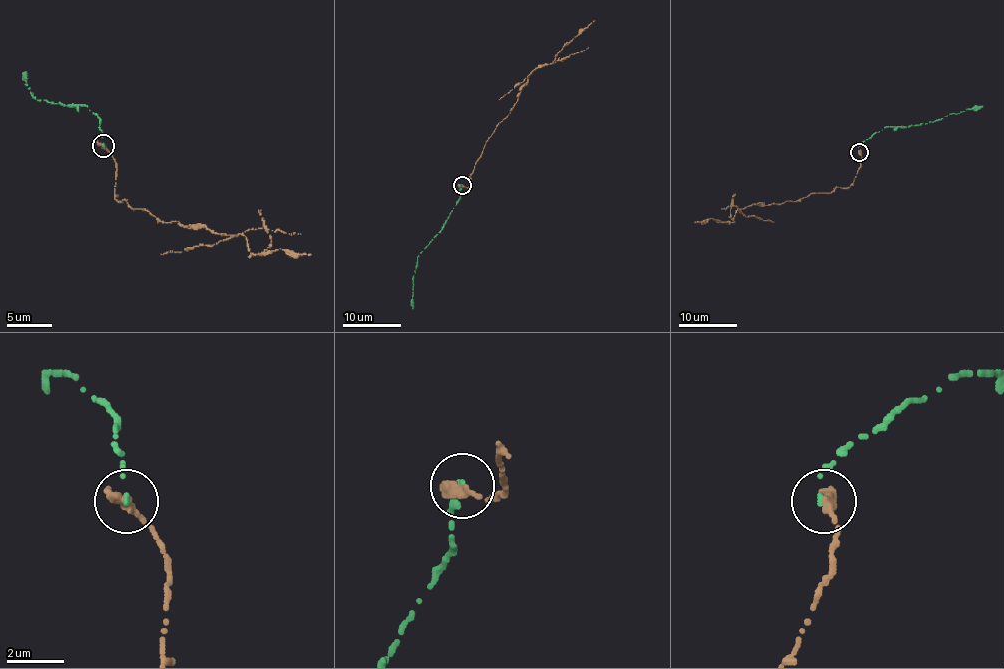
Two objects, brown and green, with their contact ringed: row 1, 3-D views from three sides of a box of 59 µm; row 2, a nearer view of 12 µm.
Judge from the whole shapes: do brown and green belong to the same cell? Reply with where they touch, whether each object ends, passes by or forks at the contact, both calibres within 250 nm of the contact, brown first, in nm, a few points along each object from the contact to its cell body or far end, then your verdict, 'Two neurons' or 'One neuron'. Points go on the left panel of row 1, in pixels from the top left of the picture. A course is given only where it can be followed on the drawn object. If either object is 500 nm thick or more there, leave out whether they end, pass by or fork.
Place: (103, 145). At the ring brown ends. At the ring green ends. Thickness 460 nm (brown) against 110 nm. Course of brown: (102, 146), (116, 171), (116, 200), (132, 209), (243, 234), (254, 255), (279, 248), (311, 255). Course of green: (102, 146), (100, 119), (84, 105), (32, 98), (25, 73). One neuron

